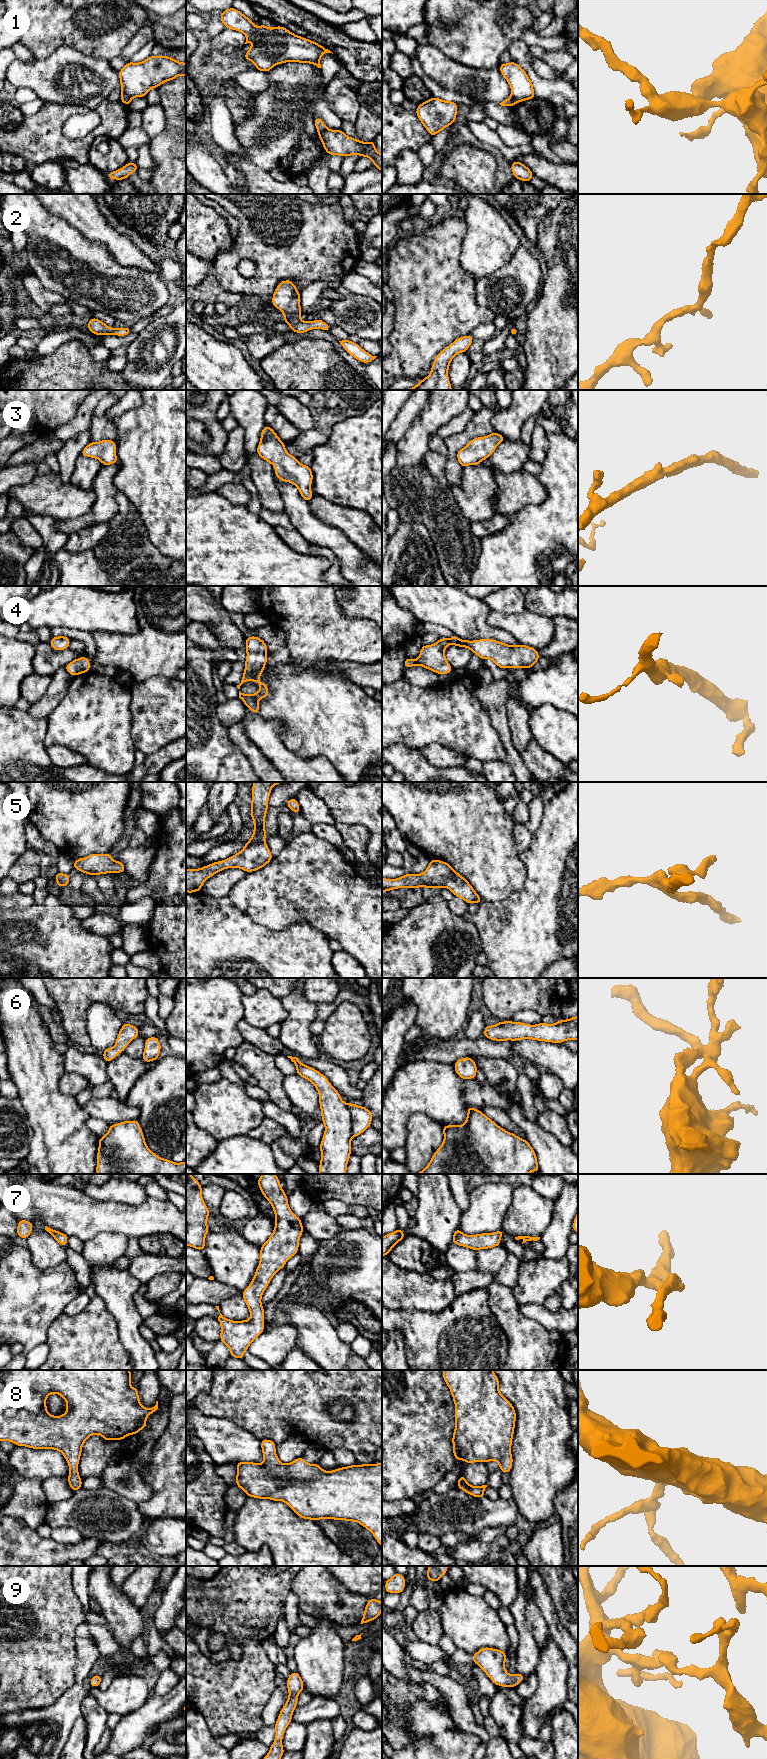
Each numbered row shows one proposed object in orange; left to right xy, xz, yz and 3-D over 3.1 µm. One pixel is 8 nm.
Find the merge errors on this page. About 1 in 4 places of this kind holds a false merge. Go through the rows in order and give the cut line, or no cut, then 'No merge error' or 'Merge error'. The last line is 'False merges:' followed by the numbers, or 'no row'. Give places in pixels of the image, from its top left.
1: Split along xy (122, 93), (130, 99). Merge error
2: No split. No merge error
3: No split. No merge error
4: No split. No merge error
5: No split. No merge error
6: No split. No merge error
7: No split. No merge error
8: No split. No merge error
9: No split. No merge error
False merges: 1

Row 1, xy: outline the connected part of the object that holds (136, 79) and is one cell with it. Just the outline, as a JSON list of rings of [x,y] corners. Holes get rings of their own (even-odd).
[[[149,56],[146,60],[128,63],[118,72],[122,94],[130,99],[146,97],[149,90],[180,75],[186,76],[186,63],[169,56]]]

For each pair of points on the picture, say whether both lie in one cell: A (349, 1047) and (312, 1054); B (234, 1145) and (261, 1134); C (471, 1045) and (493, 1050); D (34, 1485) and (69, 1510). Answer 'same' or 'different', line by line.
A: different
B: different
C: same
D: different

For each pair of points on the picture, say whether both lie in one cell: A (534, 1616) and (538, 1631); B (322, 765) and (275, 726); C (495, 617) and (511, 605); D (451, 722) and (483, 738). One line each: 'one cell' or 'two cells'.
A: one cell
B: one cell
C: two cells
D: one cell

